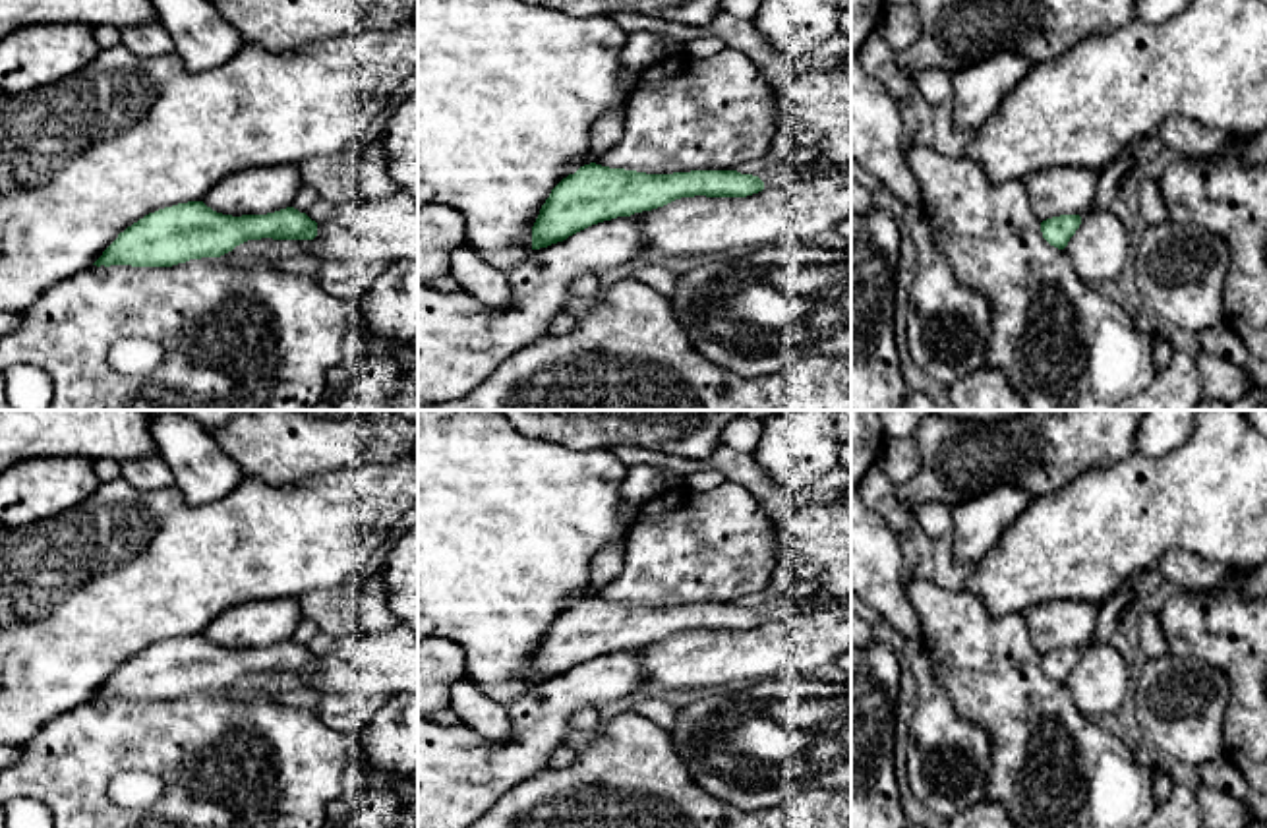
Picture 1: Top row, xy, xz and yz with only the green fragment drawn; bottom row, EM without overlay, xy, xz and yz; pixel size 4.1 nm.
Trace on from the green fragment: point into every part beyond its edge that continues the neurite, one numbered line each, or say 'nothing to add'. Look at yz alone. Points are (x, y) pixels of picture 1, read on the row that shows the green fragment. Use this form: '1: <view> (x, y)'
nothing to add

